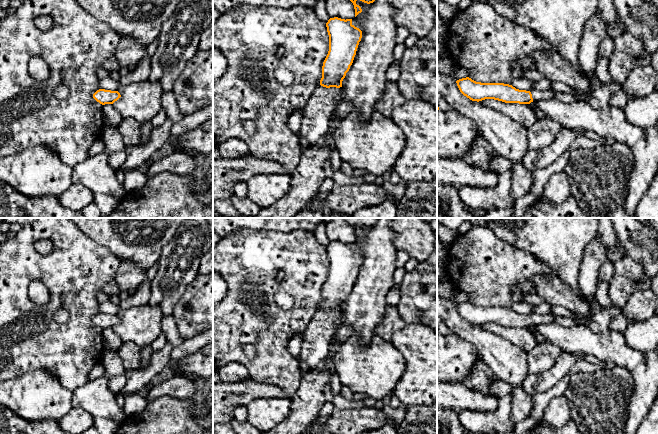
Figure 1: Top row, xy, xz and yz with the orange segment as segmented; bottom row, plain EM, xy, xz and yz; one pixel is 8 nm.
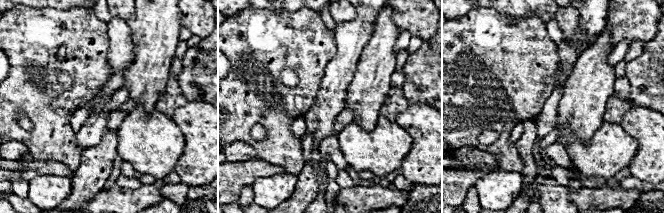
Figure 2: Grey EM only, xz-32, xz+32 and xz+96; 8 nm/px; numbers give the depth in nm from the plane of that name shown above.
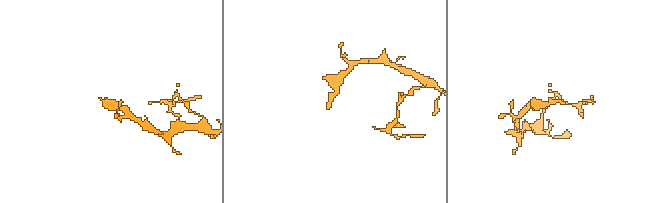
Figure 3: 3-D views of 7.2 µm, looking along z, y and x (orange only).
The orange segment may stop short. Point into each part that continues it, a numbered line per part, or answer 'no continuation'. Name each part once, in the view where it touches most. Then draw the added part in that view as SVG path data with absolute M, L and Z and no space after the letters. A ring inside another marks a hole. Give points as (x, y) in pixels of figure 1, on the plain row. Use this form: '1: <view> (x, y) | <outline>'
1: xz (315, 345) | M319 309L303 334L300 354L296 357L298 363L305 364L308 369L315 368L329 355L329 343L335 335L339 312L326 312Z

